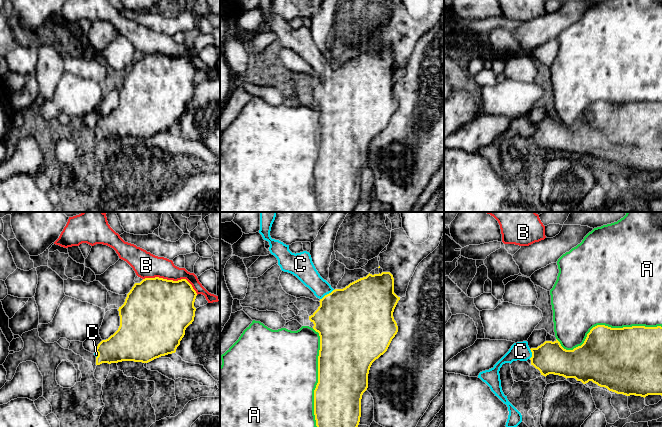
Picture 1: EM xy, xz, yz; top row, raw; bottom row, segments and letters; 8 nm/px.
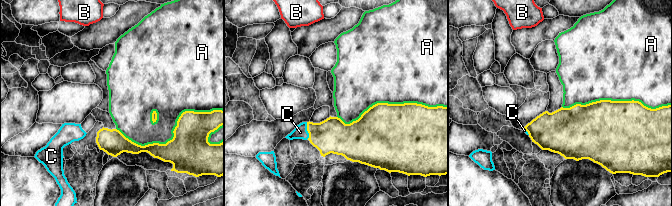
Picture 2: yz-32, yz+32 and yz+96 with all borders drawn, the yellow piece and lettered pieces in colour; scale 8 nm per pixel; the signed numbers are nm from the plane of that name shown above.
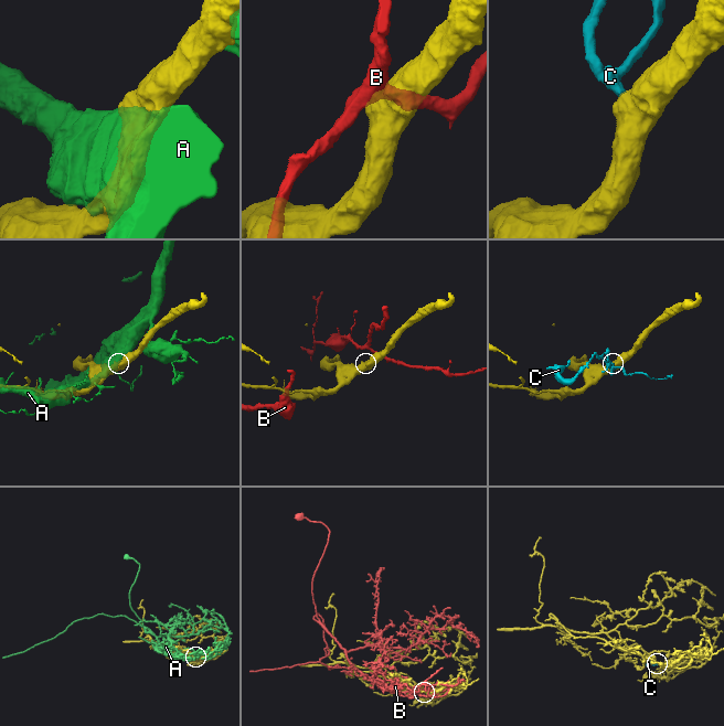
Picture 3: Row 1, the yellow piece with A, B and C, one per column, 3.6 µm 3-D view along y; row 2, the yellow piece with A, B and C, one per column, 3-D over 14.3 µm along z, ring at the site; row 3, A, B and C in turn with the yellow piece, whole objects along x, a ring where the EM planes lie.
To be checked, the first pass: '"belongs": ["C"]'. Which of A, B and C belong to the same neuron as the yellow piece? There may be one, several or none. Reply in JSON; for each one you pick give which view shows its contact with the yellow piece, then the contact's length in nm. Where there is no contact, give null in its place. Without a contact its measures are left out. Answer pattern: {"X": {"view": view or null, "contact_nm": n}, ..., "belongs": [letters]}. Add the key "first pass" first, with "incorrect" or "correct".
{"first pass": "correct", "C": {"view": "xz", "contact_nm": 140}, "belongs": ["C"]}

